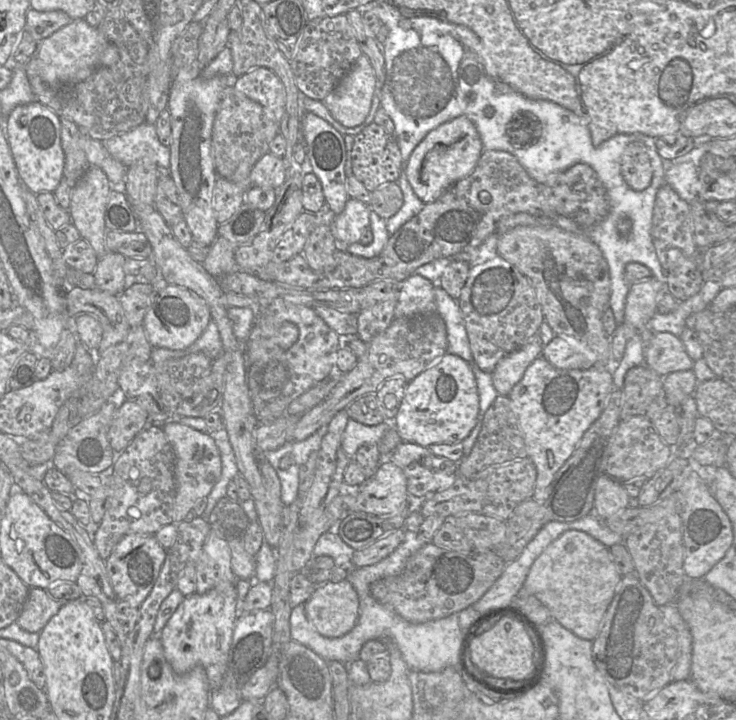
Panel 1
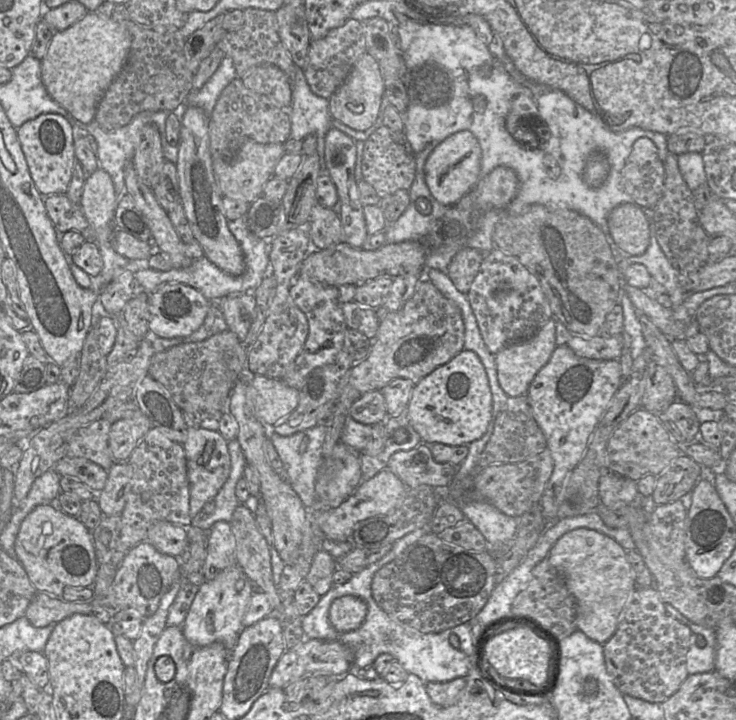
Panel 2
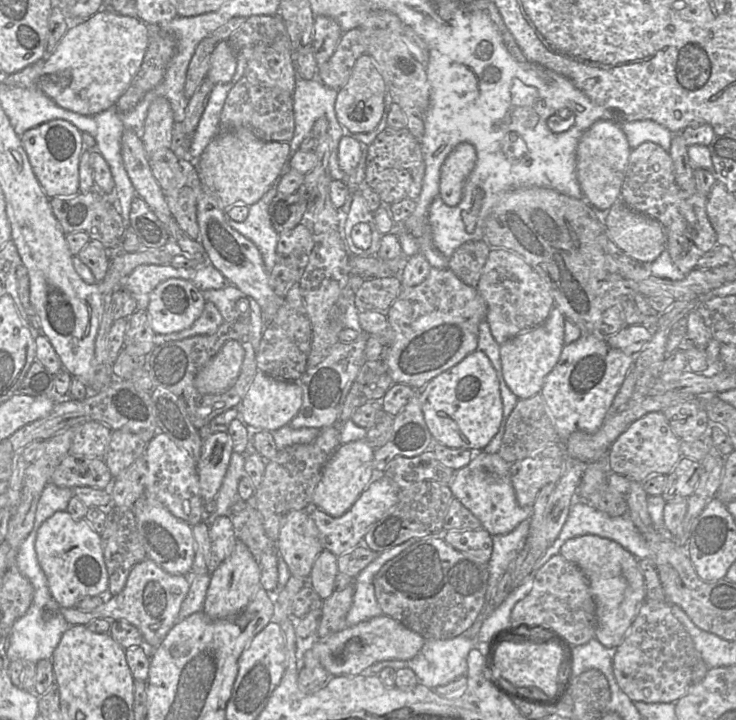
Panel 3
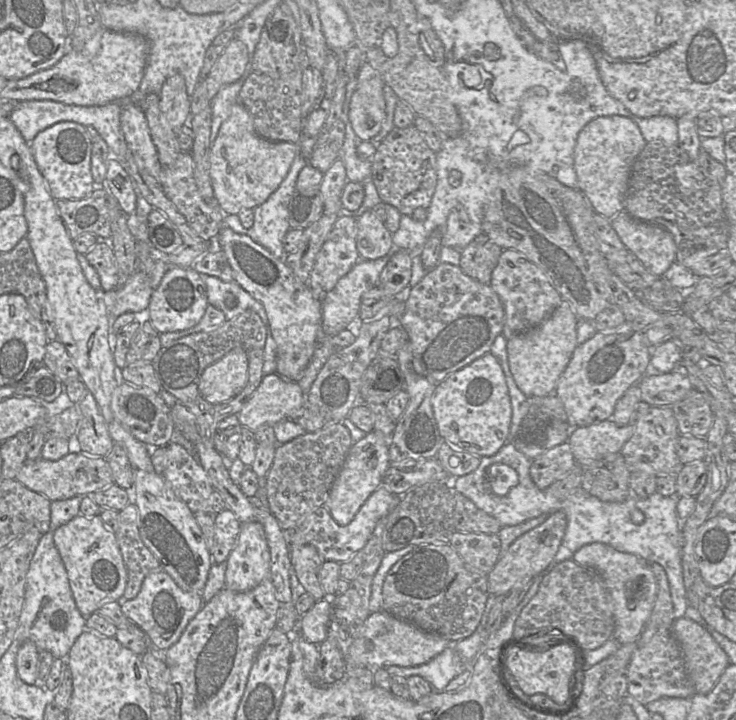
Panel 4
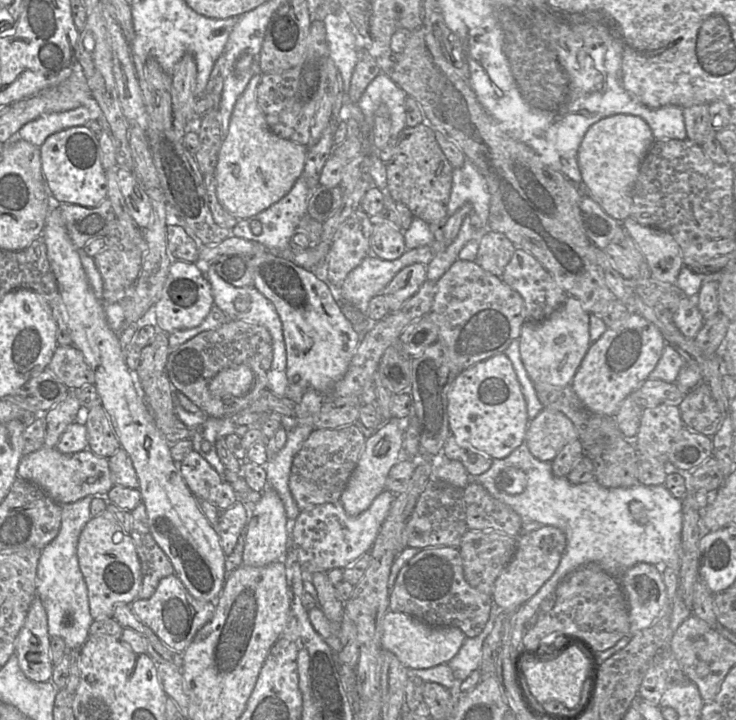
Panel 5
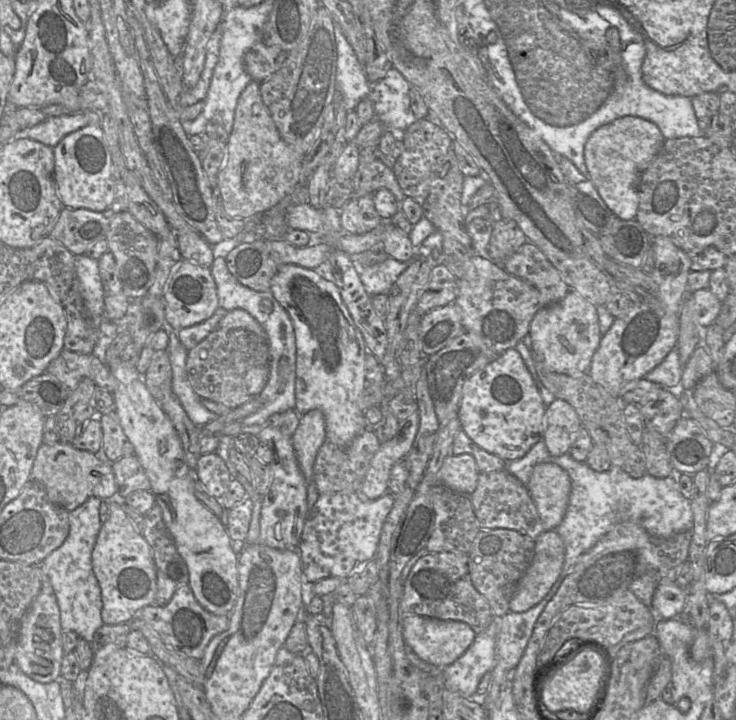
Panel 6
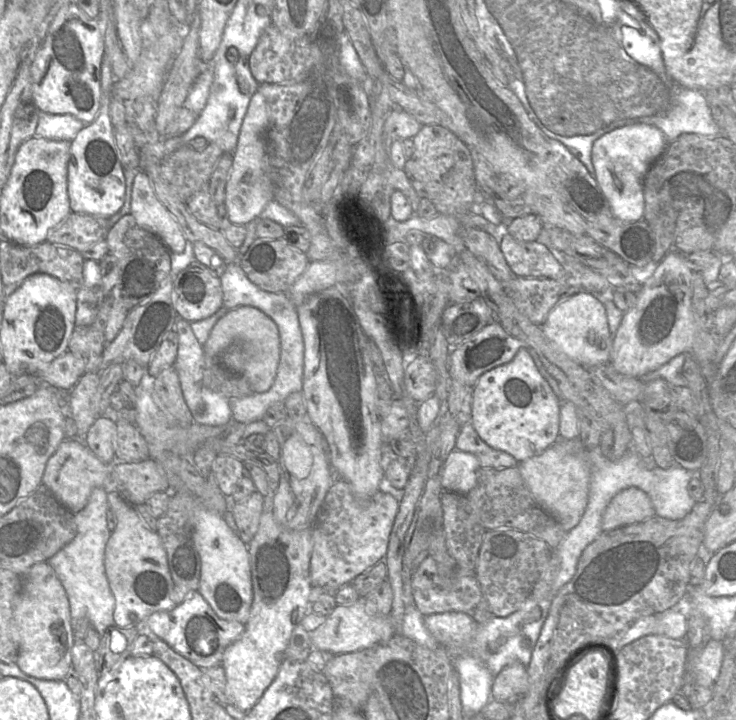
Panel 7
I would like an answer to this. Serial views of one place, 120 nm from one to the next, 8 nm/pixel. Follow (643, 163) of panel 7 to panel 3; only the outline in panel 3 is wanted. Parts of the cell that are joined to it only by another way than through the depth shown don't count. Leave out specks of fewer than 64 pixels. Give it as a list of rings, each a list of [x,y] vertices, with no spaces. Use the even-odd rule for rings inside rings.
[[[599,120],[580,137],[576,149],[576,173],[583,199],[600,214],[619,201],[632,148],[624,131],[614,121]]]

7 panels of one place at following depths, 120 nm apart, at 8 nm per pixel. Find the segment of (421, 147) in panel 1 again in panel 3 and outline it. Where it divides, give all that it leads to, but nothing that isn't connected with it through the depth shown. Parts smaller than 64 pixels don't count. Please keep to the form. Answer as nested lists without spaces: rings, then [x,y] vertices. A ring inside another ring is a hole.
[[[462,142],[445,159],[440,172],[440,197],[448,206],[460,203],[476,158],[475,147],[468,142]]]

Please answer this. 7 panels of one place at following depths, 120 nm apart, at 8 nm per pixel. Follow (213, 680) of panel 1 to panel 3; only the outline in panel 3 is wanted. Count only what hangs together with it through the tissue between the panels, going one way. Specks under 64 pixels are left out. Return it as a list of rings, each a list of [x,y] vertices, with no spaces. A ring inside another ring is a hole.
[[[236,540],[231,554],[211,573],[202,612],[210,619],[232,618],[239,614],[260,588],[261,569],[249,548]]]

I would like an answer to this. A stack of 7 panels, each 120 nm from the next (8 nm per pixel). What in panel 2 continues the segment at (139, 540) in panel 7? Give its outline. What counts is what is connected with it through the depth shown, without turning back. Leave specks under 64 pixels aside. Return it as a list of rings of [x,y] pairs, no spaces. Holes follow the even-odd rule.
[[[52,505],[35,507],[21,522],[14,550],[37,592],[61,597],[65,587],[91,587],[97,573],[92,531],[77,518]]]

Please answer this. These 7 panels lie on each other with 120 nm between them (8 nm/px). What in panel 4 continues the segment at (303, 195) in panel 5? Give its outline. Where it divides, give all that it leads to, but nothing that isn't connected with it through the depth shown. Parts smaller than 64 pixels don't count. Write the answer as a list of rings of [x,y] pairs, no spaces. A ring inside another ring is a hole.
[[[299,150],[289,169],[287,176],[284,178],[277,190],[273,192],[264,203],[253,209],[254,223],[252,227],[243,227],[237,215],[225,215],[223,219],[224,226],[232,229],[238,234],[244,234],[249,236],[253,241],[259,243],[264,248],[269,250],[276,258],[285,261],[289,254],[284,251],[283,241],[287,232],[291,229],[289,224],[288,205],[291,197],[296,191],[296,181],[298,175],[301,169],[307,164],[307,159],[302,156]]]

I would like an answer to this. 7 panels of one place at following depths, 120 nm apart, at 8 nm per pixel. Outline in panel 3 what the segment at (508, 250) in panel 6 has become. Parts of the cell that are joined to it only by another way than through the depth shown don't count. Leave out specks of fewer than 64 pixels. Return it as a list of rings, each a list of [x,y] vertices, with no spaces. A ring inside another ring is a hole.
[[[485,240],[464,243],[453,253],[448,268],[463,283],[476,288],[490,251]]]

